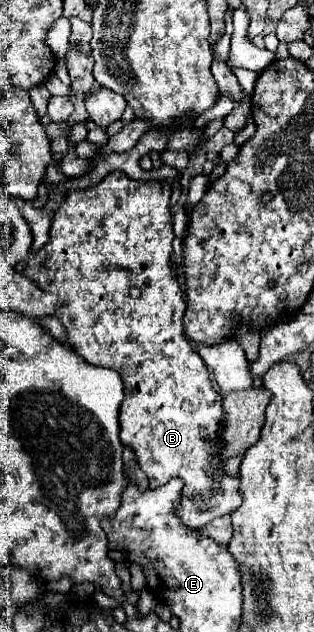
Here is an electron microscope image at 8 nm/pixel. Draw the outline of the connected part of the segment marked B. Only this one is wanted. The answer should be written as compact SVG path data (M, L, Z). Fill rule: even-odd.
M113 171L109 173L101 183L97 183L95 187L91 189L85 189L85 191L67 191L63 203L59 205L59 209L55 211L55 217L53 217L53 225L51 225L51 239L49 243L43 247L43 253L37 251L31 259L25 259L23 263L19 263L19 271L25 273L25 277L29 277L31 281L35 281L41 289L53 293L57 299L59 299L59 305L63 311L59 311L59 319L61 323L65 325L67 329L67 339L69 339L69 345L89 363L89 365L97 365L97 367L109 367L109 369L115 369L123 383L125 383L125 399L121 403L121 409L119 409L119 425L121 425L121 441L125 445L129 445L135 455L137 455L137 461L139 461L139 467L145 471L145 475L149 477L149 487L159 487L159 485L165 485L165 481L169 481L171 477L181 477L185 481L185 487L183 487L183 497L181 497L181 519L185 525L193 527L193 529L203 529L209 521L213 521L215 517L223 517L223 515L229 515L233 513L239 505L241 505L241 497L237 493L237 485L239 485L239 473L237 475L229 475L225 471L225 459L219 455L219 445L221 445L221 439L219 439L219 429L221 429L221 423L225 419L225 411L223 411L223 405L219 401L219 393L213 389L213 383L209 379L209 373L207 373L207 367L203 363L203 359L193 353L191 345L187 343L187 339L183 337L183 325L181 325L181 319L183 319L183 313L185 313L185 301L183 301L183 291L181 291L181 285L177 281L177 271L173 267L173 217L171 217L171 187L169 183L165 181L139 181L135 185L135 179L127 177L123 171ZM215 455L219 457L219 465L213 467L213 459Z

